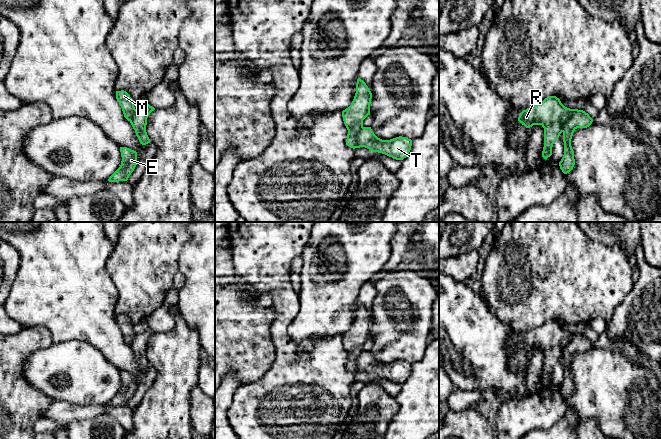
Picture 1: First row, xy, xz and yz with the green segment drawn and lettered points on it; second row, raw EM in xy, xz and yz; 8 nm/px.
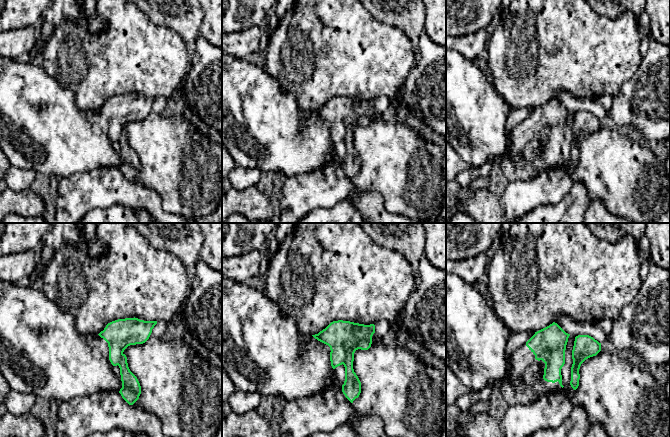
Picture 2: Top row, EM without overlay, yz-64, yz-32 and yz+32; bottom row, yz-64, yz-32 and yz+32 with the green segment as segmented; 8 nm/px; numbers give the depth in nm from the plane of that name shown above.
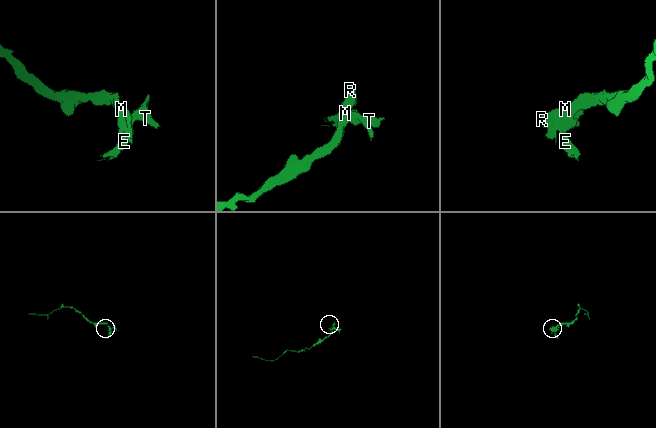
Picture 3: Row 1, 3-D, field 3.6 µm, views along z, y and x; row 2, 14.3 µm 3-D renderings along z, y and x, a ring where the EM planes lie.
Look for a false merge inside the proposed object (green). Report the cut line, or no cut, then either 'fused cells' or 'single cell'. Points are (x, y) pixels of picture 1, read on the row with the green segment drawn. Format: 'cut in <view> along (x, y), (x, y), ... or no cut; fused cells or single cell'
cut in yz along (577, 109), (563, 124), (561, 131); fused cells

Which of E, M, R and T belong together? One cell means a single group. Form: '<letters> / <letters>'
E T / M R

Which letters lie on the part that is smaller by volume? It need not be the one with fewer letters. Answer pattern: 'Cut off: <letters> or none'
Cut off: E, T

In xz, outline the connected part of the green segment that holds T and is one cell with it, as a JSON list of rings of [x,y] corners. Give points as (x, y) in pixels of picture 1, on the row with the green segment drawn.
[[[362,127],[356,137],[356,148],[365,147],[372,152],[378,152],[403,160],[411,150],[412,140],[406,137],[396,137],[390,140],[378,138],[371,127]]]

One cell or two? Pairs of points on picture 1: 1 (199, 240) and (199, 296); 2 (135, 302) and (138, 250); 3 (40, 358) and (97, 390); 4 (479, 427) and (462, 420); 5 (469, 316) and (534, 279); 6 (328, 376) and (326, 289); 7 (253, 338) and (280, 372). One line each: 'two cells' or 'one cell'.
1: one cell
2: one cell
3: one cell
4: one cell
5: two cells
6: two cells
7: two cells

